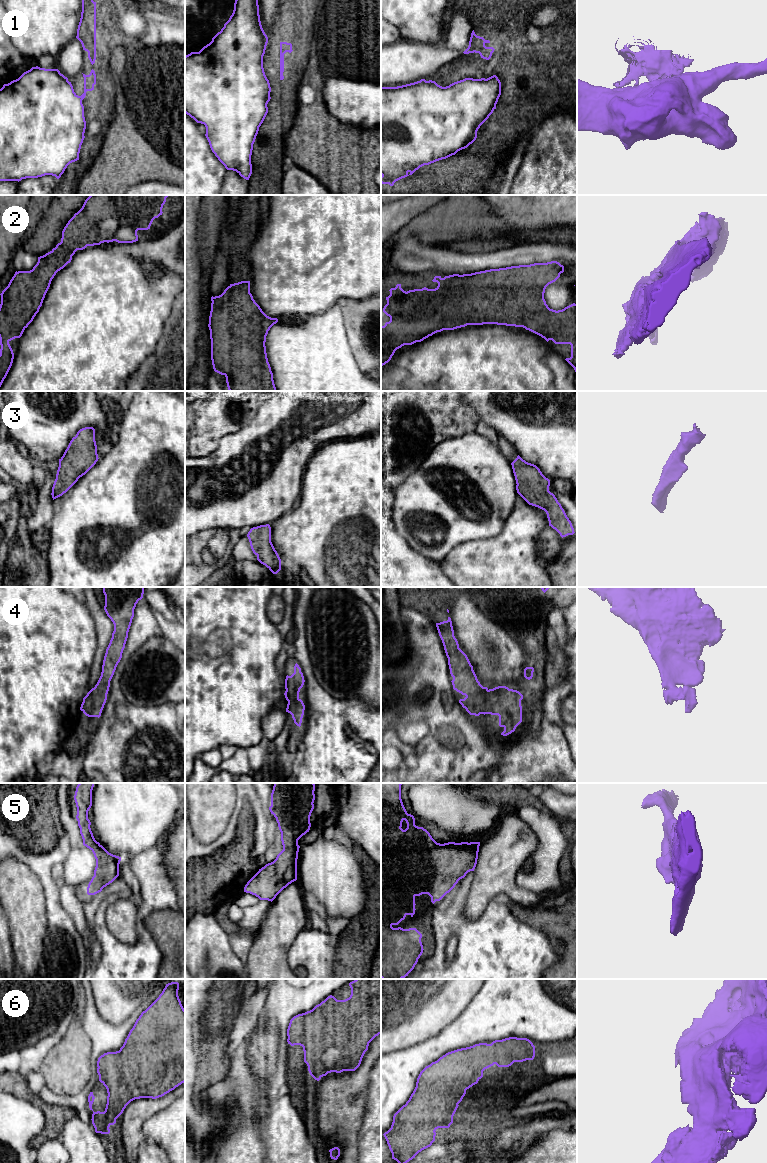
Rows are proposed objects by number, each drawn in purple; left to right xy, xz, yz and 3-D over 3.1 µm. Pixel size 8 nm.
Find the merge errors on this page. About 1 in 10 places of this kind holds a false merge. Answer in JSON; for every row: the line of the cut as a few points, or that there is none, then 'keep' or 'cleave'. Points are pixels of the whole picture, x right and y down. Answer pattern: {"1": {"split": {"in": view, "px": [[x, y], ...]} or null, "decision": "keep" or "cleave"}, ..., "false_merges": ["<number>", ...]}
{"1": {"split": {"in": "yz", "px": [[419, 81], [433, 81], [435, 83]]}, "decision": "cleave"}, "2": {"split": null, "decision": "keep"}, "3": {"split": null, "decision": "keep"}, "4": {"split": null, "decision": "keep"}, "5": {"split": null, "decision": "keep"}, "6": {"split": null, "decision": "keep"}, "false_merges": ["1"]}

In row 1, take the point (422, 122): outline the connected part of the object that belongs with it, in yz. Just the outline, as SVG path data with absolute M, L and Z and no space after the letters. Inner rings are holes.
M493 75L487 79L465 78L446 87L442 87L435 82L420 81L397 87L381 87L381 183L393 186L396 181L412 175L420 167L429 165L442 159L446 159L452 155L455 155L458 151L467 148L476 140L477 131L480 126L496 109L496 104L500 95L501 82L496 75Z

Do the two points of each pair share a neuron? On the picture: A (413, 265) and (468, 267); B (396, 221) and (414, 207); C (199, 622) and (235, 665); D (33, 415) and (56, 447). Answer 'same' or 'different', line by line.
A: same
B: same
C: same
D: same

